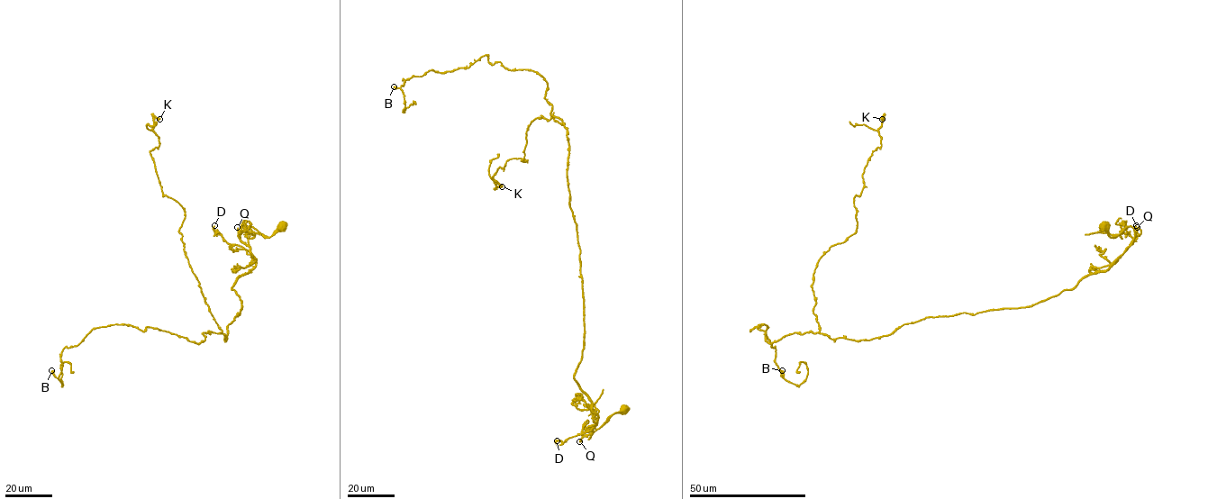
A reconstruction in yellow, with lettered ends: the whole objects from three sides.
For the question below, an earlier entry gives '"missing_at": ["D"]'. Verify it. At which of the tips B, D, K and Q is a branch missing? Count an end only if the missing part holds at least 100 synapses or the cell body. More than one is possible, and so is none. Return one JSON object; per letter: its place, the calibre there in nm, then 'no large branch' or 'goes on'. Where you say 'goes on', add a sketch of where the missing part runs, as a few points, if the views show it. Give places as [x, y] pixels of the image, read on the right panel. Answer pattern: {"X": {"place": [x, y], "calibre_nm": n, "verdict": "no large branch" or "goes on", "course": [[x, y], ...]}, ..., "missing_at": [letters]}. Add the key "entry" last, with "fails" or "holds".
{"B": {"place": [782, 370], "calibre_nm": 500, "verdict": "no large branch"}, "D": {"place": [1136, 225], "calibre_nm": 180, "verdict": "no large branch"}, "K": {"place": [882, 119], "calibre_nm": 480, "verdict": "no large branch"}, "Q": {"place": [1137, 227], "calibre_nm": 300, "verdict": "no large branch"}, "missing_at": [], "entry": "fails"}

